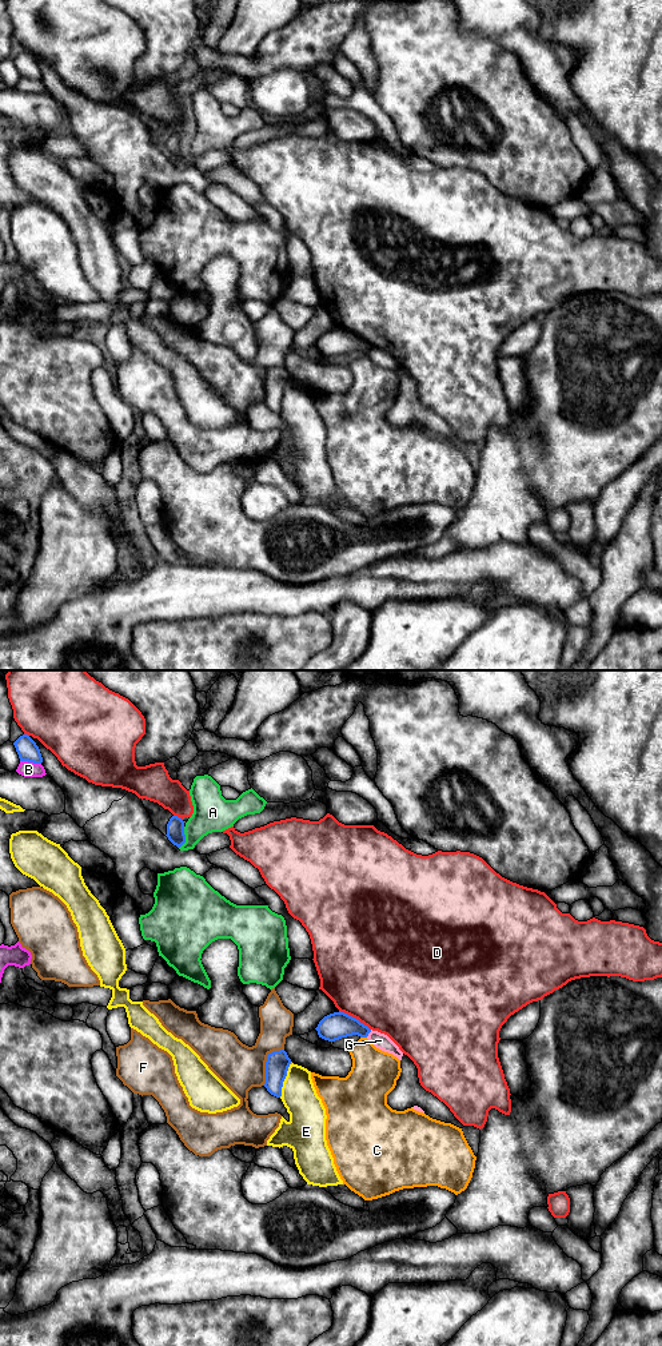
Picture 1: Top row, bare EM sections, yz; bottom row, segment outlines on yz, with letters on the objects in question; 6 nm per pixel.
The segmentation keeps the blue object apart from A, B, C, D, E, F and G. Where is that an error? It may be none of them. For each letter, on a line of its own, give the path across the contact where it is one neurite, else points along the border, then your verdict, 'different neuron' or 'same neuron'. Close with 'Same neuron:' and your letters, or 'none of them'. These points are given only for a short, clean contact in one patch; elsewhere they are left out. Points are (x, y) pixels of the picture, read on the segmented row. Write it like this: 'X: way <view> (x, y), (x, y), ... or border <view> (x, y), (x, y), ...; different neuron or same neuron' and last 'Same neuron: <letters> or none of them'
A: different neuron
B: different neuron
C: different neuron
D: different neuron
E: different neuron
F: different neuron
G: border yz (371, 1030), (366, 1036); different neuron
Same neuron: none of them

